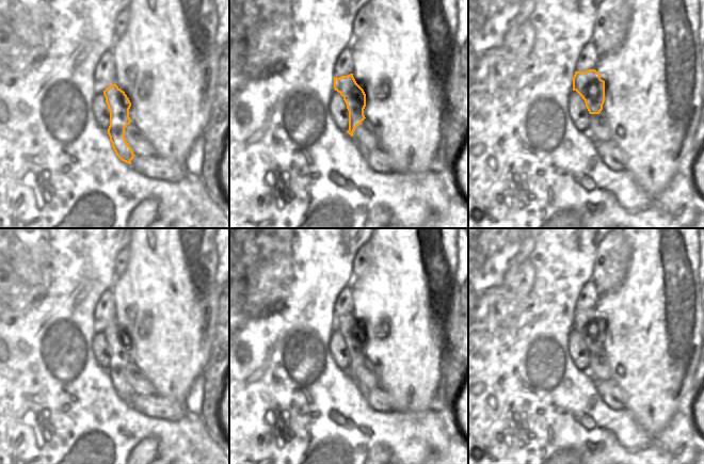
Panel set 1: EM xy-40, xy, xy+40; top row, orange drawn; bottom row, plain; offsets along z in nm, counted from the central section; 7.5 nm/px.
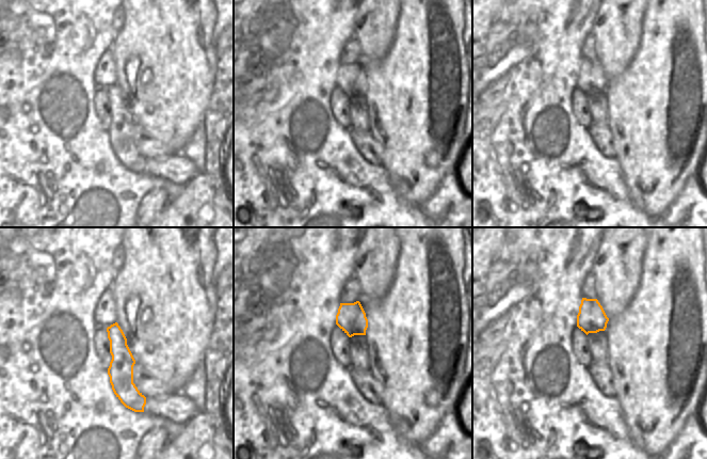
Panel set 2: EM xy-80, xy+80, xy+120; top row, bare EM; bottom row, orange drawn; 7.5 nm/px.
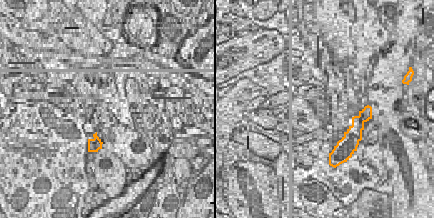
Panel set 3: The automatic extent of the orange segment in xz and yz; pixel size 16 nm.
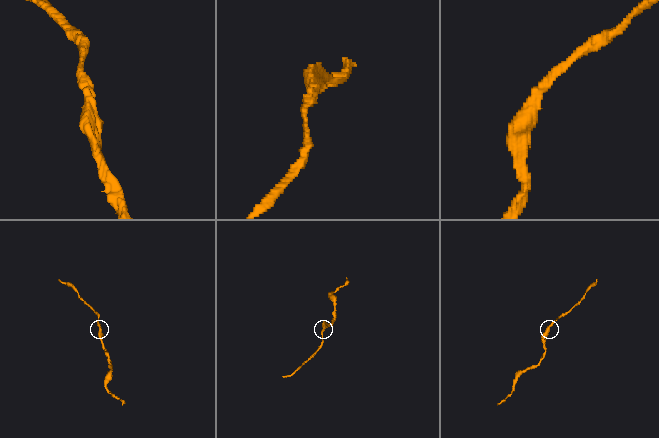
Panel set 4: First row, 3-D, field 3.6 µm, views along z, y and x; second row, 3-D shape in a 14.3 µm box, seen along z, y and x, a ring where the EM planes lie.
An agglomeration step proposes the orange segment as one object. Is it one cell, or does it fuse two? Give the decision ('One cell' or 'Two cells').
One cell

